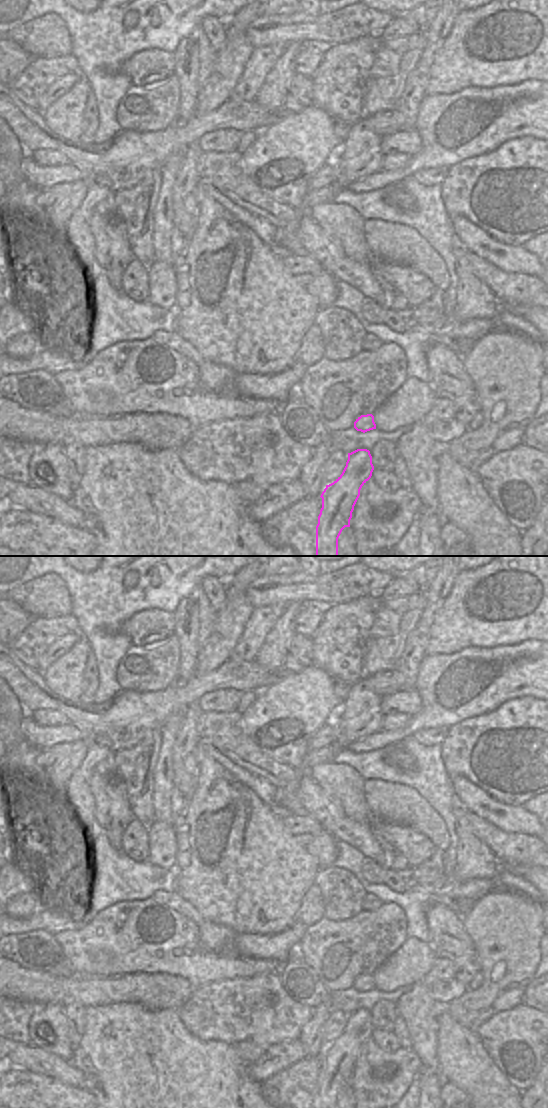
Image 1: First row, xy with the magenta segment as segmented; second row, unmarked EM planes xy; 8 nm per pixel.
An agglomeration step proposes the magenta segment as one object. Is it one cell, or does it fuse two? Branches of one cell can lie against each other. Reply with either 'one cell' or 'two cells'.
two cells

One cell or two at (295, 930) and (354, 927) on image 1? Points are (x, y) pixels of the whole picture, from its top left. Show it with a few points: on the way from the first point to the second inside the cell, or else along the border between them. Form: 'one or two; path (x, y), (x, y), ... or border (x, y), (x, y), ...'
two; border (306, 927), (299, 942)

